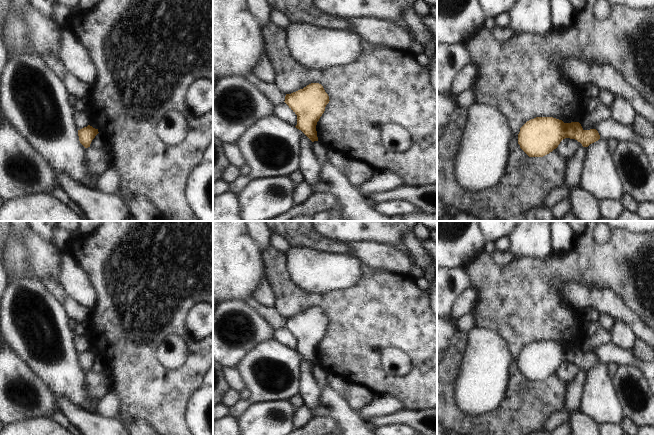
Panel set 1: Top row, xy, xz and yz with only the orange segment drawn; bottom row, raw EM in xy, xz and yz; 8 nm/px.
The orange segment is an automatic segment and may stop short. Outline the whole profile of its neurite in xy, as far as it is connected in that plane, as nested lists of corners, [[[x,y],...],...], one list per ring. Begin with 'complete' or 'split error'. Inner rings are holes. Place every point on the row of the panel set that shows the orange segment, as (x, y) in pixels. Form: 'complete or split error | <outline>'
complete | [[[88,125],[87,127],[78,130],[79,141],[85,148],[88,148],[98,133],[98,129]]]

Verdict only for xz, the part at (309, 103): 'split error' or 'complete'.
complete

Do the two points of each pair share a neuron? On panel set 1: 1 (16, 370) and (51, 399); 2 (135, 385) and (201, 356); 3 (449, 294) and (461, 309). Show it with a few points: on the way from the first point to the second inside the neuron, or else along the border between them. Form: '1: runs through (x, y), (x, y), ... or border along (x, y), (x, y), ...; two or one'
1: runs through (25, 379), (42, 393); one
2: runs through (151, 385), (172, 385), (185, 372); one
3: border along (470, 287), (456, 300), (451, 313); two

